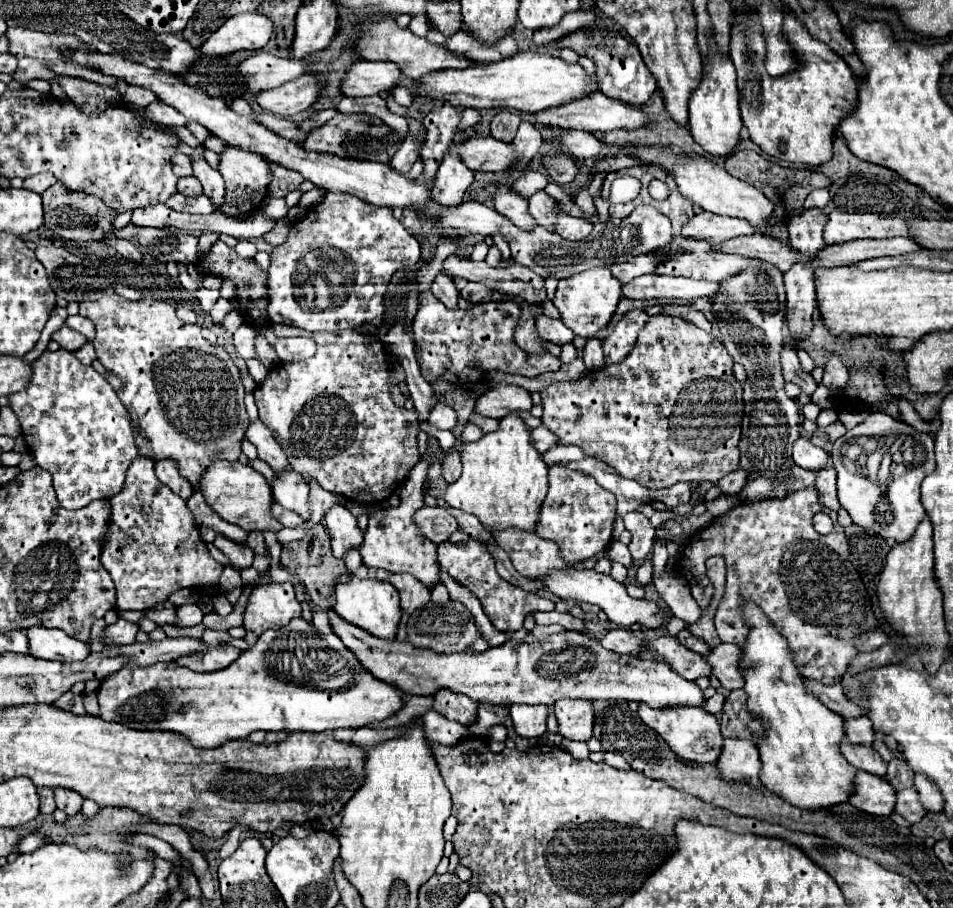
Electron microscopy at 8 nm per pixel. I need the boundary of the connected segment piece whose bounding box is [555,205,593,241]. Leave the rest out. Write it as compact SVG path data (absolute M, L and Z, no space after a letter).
M557 205L555 233L559 233L565 239L571 239L571 241L581 241L581 239L587 239L591 229L593 229L593 225L585 217L573 217L569 213L563 213L561 205Z

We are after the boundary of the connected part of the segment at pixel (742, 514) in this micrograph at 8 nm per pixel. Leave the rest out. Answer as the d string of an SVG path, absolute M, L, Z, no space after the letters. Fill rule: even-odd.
M815 485L785 499L741 503L729 513L715 517L709 527L691 537L689 547L683 547L677 569L689 581L691 595L699 607L707 607L713 585L705 575L705 561L721 555L727 565L727 583L715 613L719 639L743 647L747 627L739 615L741 603L737 603L737 597L755 601L769 615L777 611L773 623L797 653L799 673L823 685L835 685L859 653L853 639L877 629L879 621L873 615L869 593L857 569L847 559L847 537L837 523L837 513L825 509L835 521L835 529L829 535L815 531L813 517L823 509L825 507L817 503Z

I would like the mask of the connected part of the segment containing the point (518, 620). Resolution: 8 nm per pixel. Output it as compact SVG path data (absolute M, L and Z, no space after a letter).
M469 539L465 543L457 543L457 545L445 541L445 543L437 545L437 553L439 553L439 565L443 569L447 569L447 573L453 579L457 579L465 587L469 587L479 597L479 601L483 605L483 611L491 619L493 627L499 629L499 631L517 631L517 629L521 629L525 615L531 613L531 611L551 611L551 609L555 609L555 605L549 599L527 593L527 591L507 583L505 579L501 579L499 573L495 571L493 557L487 553L487 547L481 541Z

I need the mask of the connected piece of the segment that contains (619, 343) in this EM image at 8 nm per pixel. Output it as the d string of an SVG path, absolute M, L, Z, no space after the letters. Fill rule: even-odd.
M631 309L623 315L623 319L613 327L613 331L603 339L605 363L621 361L635 345L637 333L645 325L649 315L643 309Z

